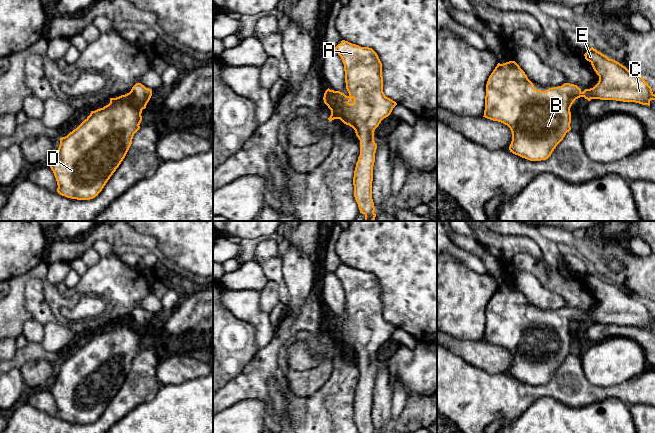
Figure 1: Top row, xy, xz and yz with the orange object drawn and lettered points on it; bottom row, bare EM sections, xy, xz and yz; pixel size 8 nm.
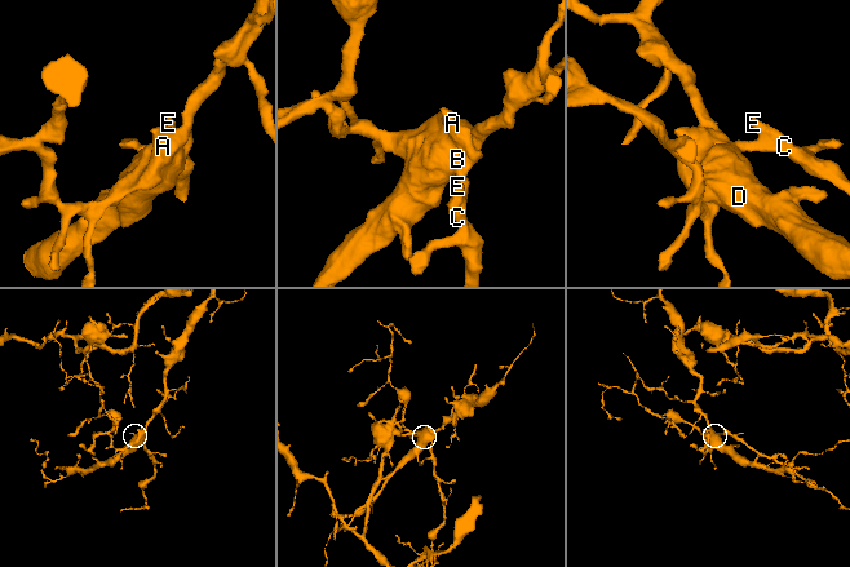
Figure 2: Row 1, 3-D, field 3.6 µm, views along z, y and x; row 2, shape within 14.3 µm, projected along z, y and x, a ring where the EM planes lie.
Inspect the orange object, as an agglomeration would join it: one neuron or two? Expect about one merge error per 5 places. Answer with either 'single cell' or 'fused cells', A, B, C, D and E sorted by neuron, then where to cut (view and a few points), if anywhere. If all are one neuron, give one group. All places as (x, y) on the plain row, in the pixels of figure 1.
single cell | A B C D E | no cut

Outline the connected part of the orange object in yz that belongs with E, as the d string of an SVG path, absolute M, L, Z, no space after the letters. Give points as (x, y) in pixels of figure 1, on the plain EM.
M593 271L584 280L599 300L599 305L593 312L585 313L583 316L577 309L570 307L549 312L547 315L537 314L515 285L497 288L486 308L483 341L501 346L510 352L512 356L510 376L530 385L548 383L566 357L571 354L570 332L580 321L588 325L591 323L616 324L648 330L651 324L655 324L651 310L642 299L629 295L625 290L609 283Z

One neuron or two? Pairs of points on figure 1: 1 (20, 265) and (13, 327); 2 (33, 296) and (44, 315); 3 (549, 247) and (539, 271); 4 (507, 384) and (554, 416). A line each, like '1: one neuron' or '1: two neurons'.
1: two neurons
2: one neuron
3: one neuron
4: two neurons

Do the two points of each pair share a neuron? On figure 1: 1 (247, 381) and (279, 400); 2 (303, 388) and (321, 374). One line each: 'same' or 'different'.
1: different
2: same

